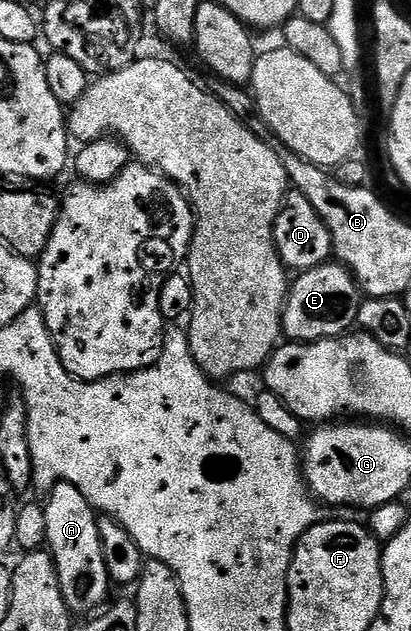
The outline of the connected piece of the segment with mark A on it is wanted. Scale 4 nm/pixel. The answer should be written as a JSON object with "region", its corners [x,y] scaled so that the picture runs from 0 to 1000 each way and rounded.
{"region":[[[136,765],[119,773],[114,784],[122,786],[107,791],[117,826],[112,867],[131,886],[156,952],[175,971],[236,970],[260,954],[258,941],[273,935],[243,864],[238,816],[204,781],[195,781],[195,775],[185,775],[185,769],[173,765]]]}

